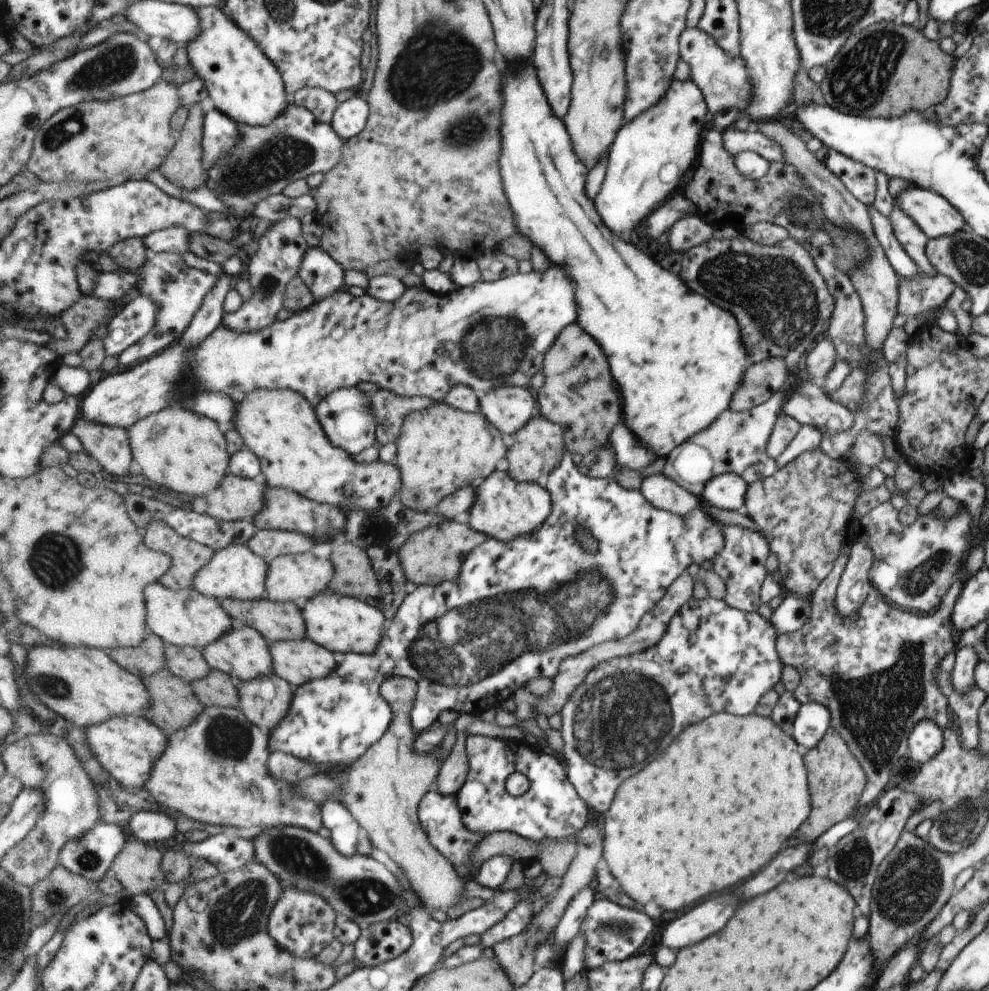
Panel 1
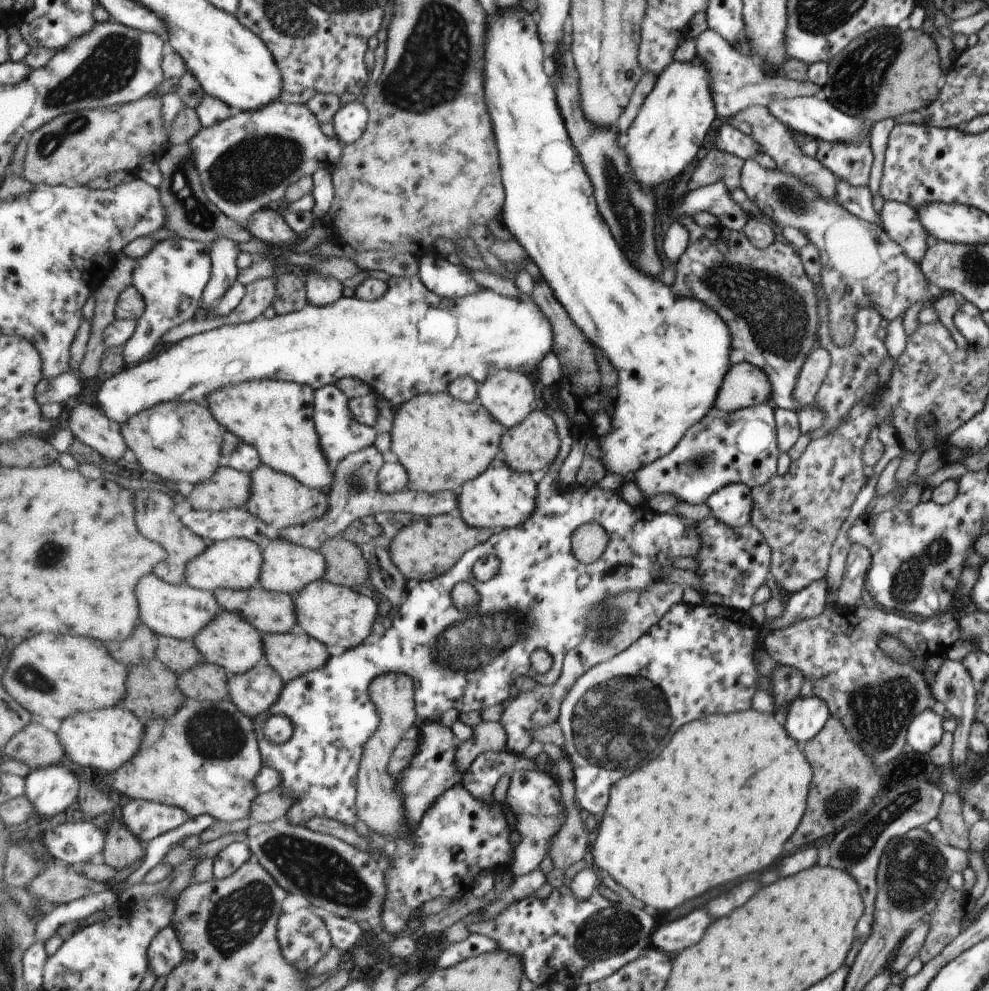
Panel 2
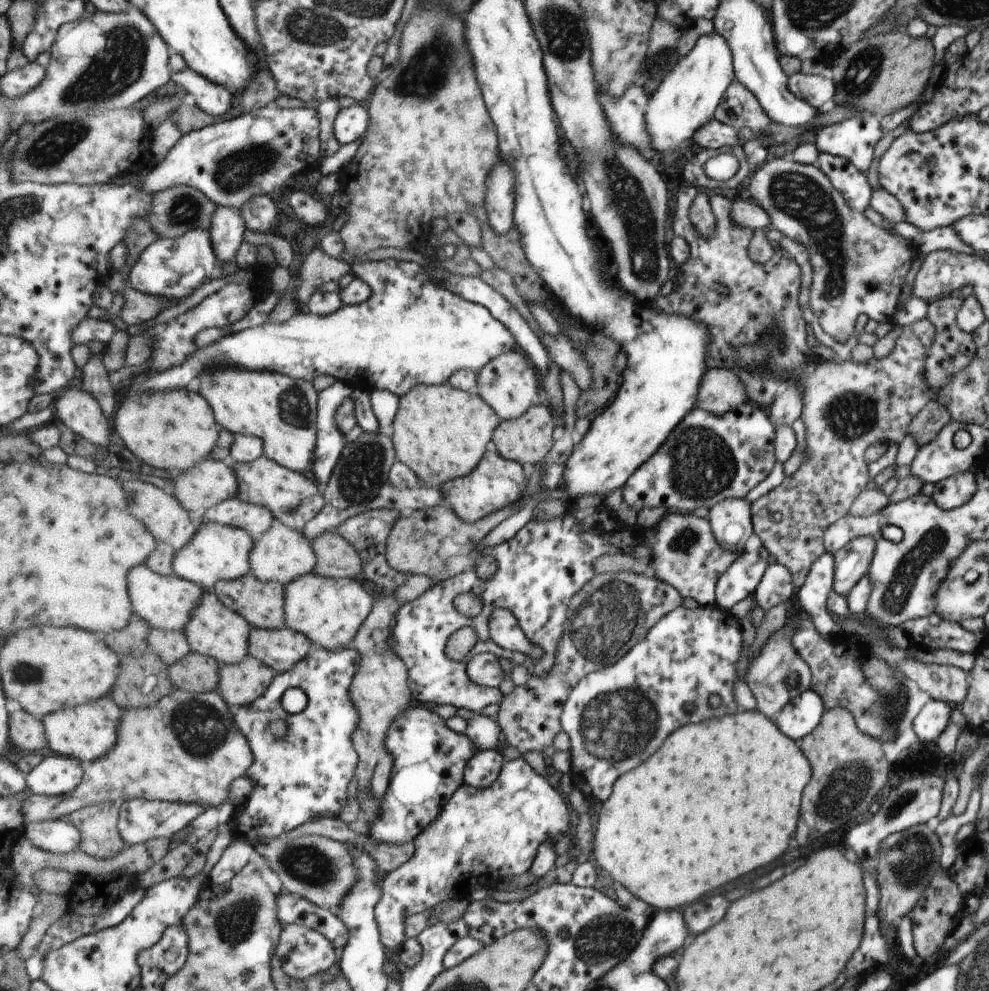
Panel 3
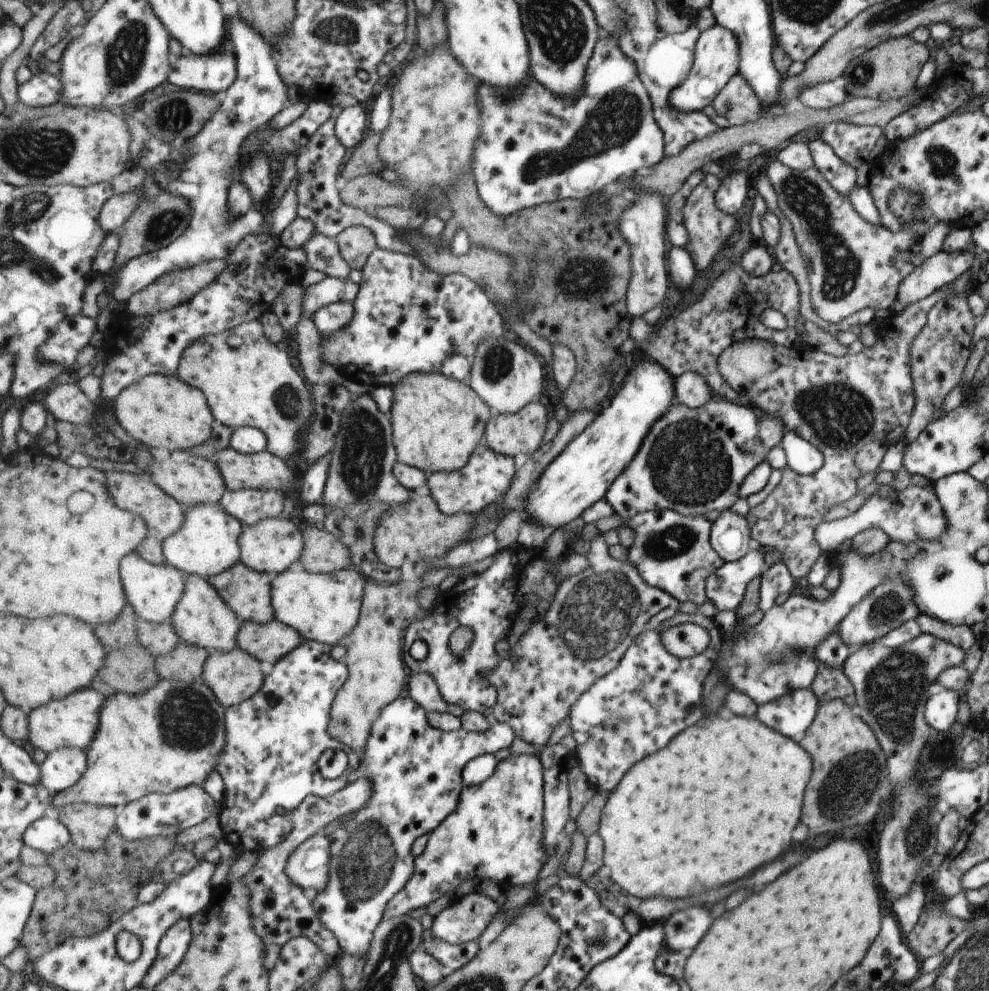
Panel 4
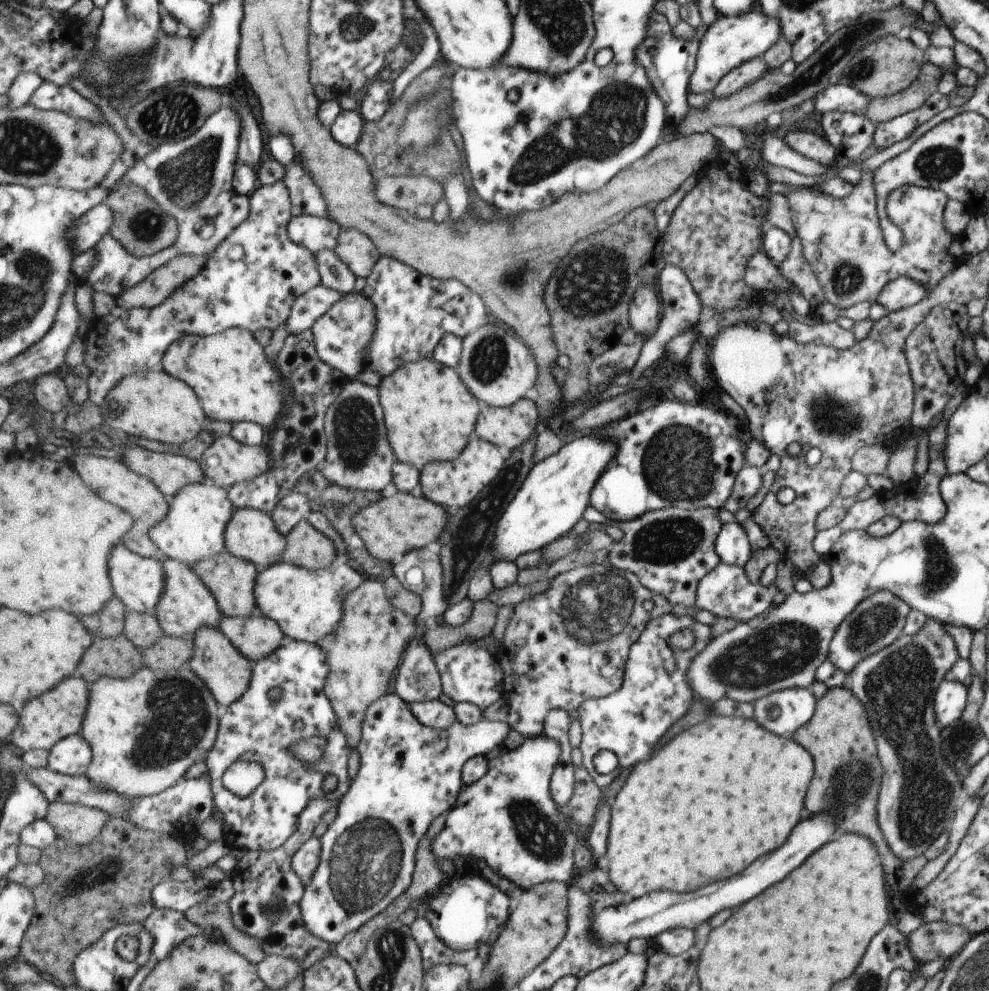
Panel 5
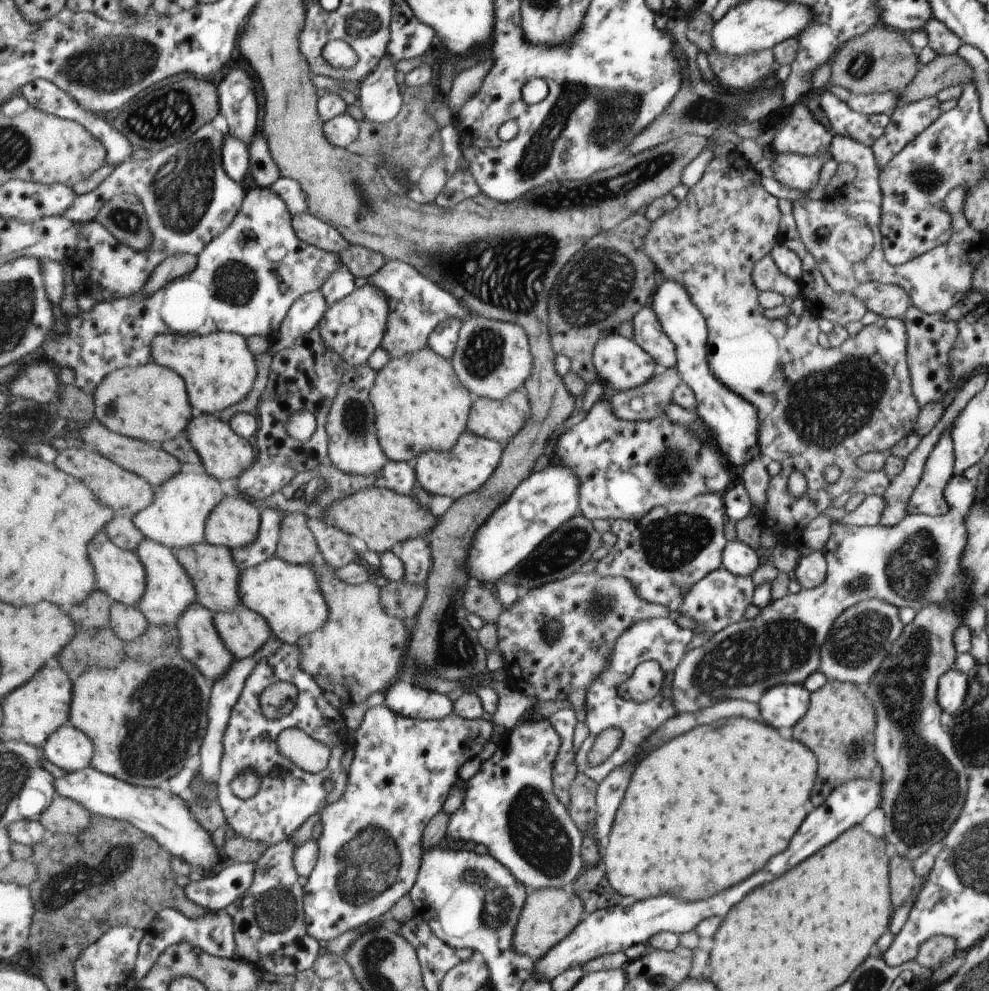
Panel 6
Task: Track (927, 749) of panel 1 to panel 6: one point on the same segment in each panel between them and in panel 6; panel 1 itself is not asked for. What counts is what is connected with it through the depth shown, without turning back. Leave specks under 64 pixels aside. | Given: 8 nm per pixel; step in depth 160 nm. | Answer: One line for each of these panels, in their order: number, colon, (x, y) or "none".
2: (925, 730)
3: (932, 718)
4: (940, 709)
5: (949, 701)
6: (952, 687)

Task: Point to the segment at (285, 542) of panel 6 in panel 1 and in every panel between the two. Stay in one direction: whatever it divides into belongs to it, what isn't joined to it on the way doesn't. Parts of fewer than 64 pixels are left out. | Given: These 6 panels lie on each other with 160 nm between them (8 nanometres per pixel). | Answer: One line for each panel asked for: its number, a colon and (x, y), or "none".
1: (355, 576)
2: (346, 566)
3: (337, 558)
4: (324, 553)
5: (309, 548)

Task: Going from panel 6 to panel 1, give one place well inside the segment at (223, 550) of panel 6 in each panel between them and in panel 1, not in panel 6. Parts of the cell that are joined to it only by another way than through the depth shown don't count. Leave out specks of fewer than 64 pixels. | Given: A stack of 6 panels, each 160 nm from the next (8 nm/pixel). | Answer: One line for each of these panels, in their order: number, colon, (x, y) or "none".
1: (283, 620)
2: (270, 612)
3: (263, 604)
4: (248, 592)
5: (232, 580)

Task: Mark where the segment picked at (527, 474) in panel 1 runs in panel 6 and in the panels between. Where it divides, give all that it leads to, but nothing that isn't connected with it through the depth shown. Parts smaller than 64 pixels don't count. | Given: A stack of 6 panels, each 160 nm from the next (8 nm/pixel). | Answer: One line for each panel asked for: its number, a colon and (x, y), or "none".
2: (533, 445)
3: (528, 439)
4: (524, 432)
5: (510, 427)
6: (502, 420)

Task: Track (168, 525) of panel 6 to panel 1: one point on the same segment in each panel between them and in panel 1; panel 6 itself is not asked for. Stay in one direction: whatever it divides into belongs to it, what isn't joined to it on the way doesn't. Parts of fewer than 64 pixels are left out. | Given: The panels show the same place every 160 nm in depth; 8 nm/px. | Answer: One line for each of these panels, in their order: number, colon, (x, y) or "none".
1: (237, 572)
2: (236, 563)
3: (218, 552)
4: (208, 543)
5: (195, 528)

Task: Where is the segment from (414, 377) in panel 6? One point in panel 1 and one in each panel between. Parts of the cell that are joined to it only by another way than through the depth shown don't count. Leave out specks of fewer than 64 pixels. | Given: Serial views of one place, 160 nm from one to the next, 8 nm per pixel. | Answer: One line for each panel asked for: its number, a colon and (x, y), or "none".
1: (440, 449)
2: (444, 442)
3: (441, 432)
4: (439, 422)
5: (431, 414)

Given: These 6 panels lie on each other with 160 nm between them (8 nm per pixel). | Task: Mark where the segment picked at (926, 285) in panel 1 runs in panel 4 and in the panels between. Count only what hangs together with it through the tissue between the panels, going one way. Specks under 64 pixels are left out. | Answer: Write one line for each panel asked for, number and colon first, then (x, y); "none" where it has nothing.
2: (861, 266)
3: (858, 268)
4: (852, 264)

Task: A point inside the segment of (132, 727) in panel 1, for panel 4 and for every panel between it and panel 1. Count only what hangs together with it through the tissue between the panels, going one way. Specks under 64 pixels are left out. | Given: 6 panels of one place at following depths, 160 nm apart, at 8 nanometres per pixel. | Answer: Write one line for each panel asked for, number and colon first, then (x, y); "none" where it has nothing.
2: (106, 739)
3: (88, 732)
4: (73, 721)

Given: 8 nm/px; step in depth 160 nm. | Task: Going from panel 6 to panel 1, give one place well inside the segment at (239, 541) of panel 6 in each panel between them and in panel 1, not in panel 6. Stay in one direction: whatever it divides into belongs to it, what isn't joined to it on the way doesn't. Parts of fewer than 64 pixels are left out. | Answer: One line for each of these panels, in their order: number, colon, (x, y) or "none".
1: (293, 577)
2: (288, 567)
3: (283, 553)
4: (274, 545)
5: (252, 534)

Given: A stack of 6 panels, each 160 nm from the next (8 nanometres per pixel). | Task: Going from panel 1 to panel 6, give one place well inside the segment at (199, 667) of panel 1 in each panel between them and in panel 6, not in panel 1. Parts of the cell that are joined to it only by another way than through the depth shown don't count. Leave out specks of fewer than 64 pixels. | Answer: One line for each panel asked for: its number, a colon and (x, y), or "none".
2: (179, 655)
3: (171, 645)
4: (159, 639)
5: (143, 629)
6: (128, 622)

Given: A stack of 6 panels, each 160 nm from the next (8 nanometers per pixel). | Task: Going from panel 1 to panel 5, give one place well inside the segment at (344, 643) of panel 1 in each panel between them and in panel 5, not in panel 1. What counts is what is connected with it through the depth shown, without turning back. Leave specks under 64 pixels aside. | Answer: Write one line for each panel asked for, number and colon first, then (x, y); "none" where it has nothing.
2: (333, 614)
3: (330, 611)
4: (325, 607)
5: (308, 604)

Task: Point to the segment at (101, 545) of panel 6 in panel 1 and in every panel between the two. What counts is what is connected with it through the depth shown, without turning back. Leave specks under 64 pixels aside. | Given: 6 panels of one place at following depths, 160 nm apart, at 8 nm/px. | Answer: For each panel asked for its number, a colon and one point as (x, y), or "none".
1: (186, 618)
2: (181, 611)
3: (167, 602)
4: (154, 590)
5: (140, 582)

